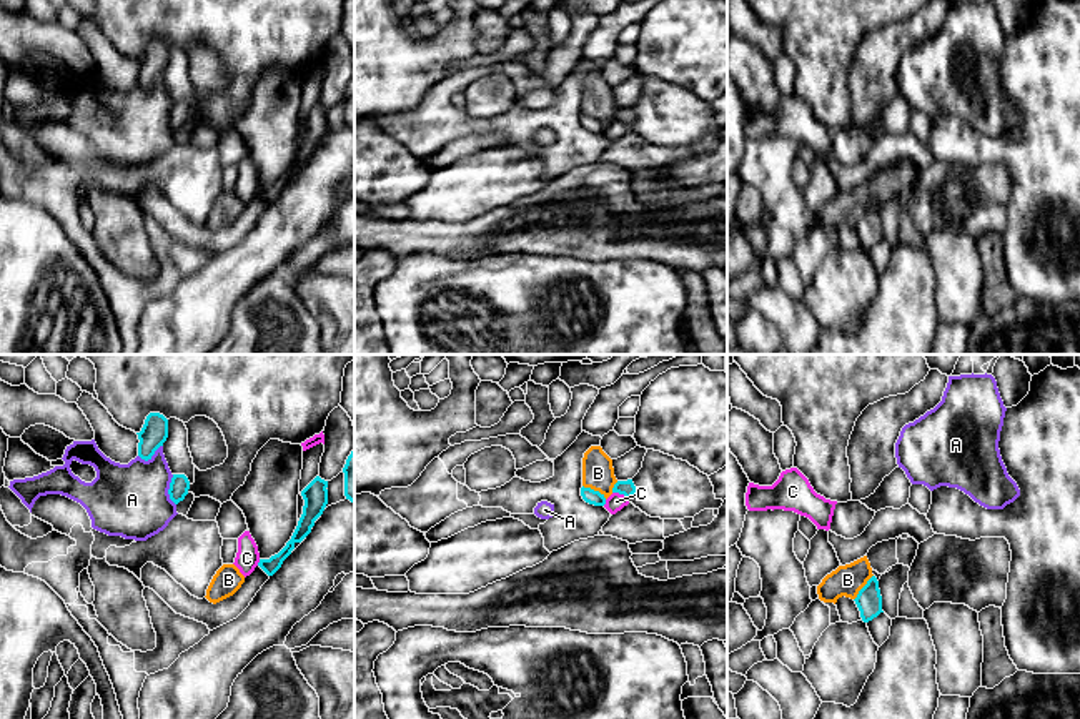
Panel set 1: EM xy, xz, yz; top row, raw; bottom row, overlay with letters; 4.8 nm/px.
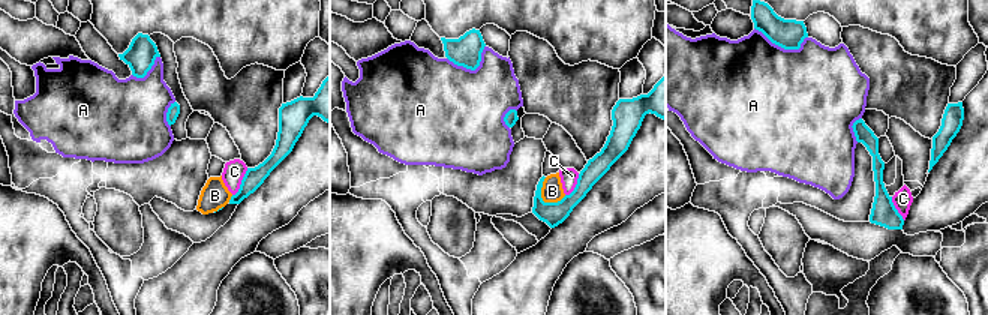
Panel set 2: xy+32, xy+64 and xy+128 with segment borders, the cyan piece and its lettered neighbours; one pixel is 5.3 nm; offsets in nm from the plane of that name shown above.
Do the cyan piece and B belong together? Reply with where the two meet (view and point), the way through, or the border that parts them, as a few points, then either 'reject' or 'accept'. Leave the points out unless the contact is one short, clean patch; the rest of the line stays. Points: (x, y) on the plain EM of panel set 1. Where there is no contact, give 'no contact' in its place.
meets cyan in xz at (593, 117); border along xz (583, 112), (598, 117), (606, 125); reject

